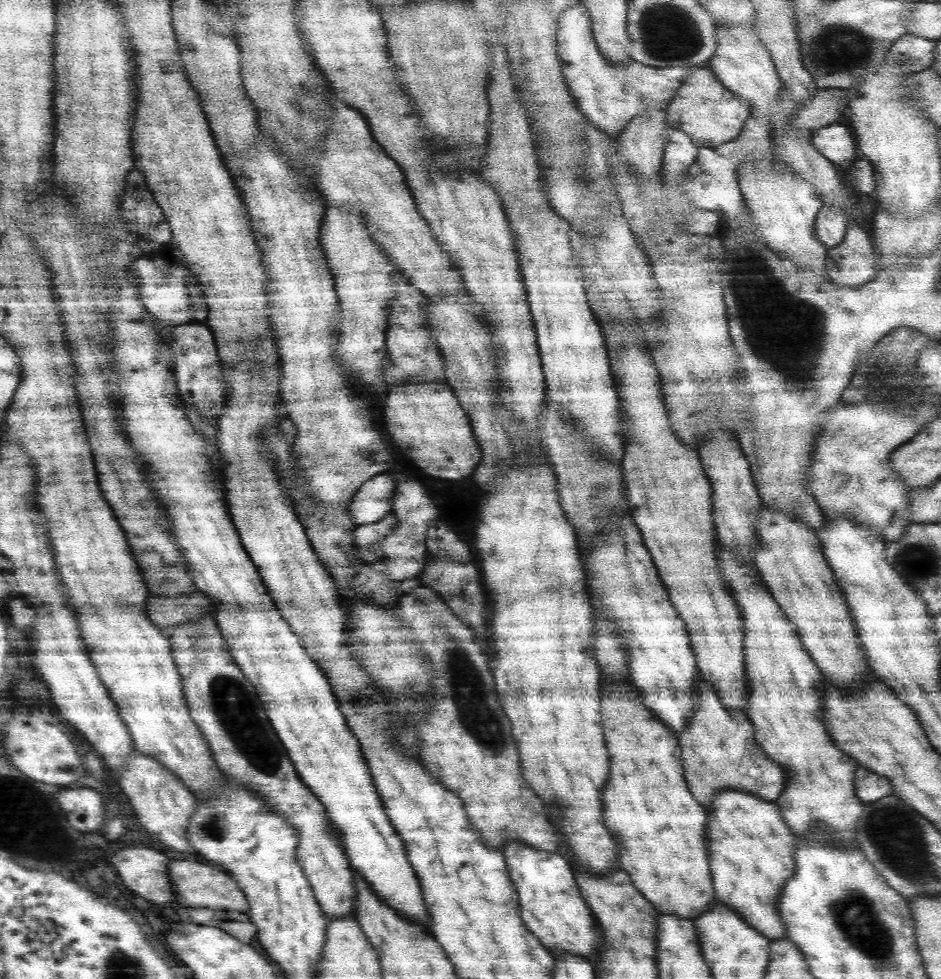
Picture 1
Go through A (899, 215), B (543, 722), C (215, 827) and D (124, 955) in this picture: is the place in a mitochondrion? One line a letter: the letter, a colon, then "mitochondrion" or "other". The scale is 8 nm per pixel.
A: other
B: other
C: mitochondrion
D: mitochondrion

